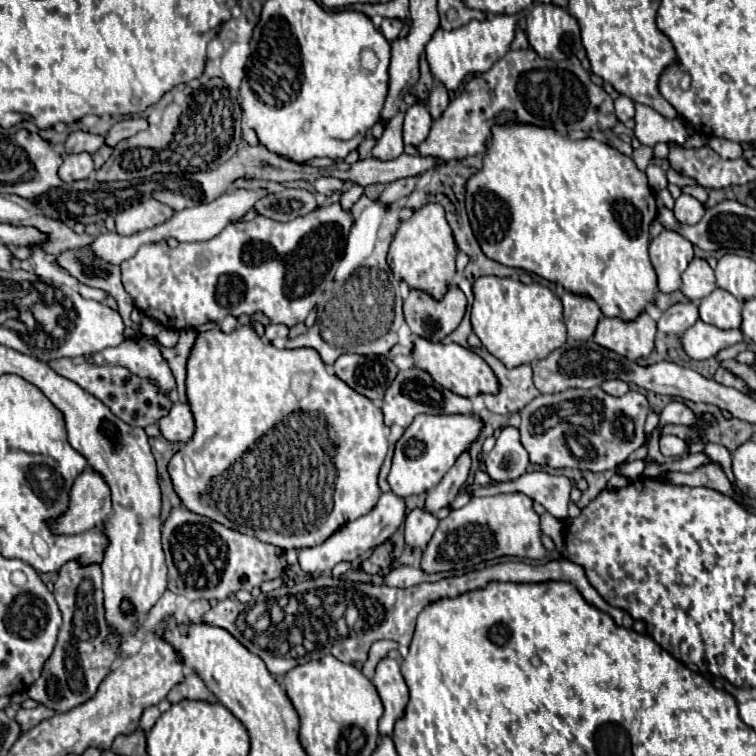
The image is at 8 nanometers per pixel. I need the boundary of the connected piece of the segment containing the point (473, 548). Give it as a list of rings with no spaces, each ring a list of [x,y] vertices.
[[[499,494],[485,498],[471,498],[463,508],[451,510],[447,518],[439,520],[439,526],[421,554],[423,572],[463,570],[485,560],[499,556],[519,556],[541,560],[547,550],[541,544],[539,516],[531,506],[531,498],[525,494]]]

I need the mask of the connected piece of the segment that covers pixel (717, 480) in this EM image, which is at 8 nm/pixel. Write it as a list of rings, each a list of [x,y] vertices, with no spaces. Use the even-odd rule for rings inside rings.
[[[709,462],[693,472],[671,472],[665,476],[671,484],[687,484],[687,486],[709,486],[713,490],[719,490],[727,496],[733,496],[737,500],[741,500],[733,488],[731,488],[731,482],[729,478],[725,476],[723,468],[717,464],[717,462]]]

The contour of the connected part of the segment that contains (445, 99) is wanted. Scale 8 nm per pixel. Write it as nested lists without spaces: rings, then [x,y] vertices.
[[[435,84],[433,90],[431,90],[431,96],[429,96],[429,112],[431,112],[431,118],[437,120],[443,112],[445,112],[445,106],[449,104],[449,92],[445,90],[443,84]]]

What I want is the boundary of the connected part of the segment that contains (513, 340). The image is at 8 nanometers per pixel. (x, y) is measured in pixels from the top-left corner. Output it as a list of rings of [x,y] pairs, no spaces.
[[[481,276],[473,284],[473,294],[473,332],[481,338],[483,346],[507,368],[547,358],[553,350],[565,344],[567,330],[563,322],[563,306],[559,296],[555,296],[547,286],[523,284],[513,278]]]

